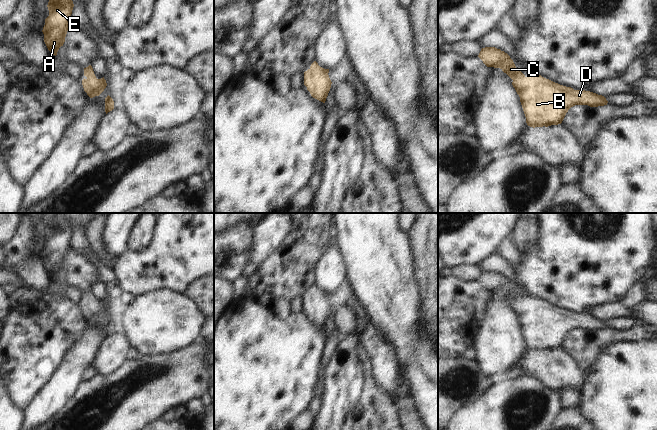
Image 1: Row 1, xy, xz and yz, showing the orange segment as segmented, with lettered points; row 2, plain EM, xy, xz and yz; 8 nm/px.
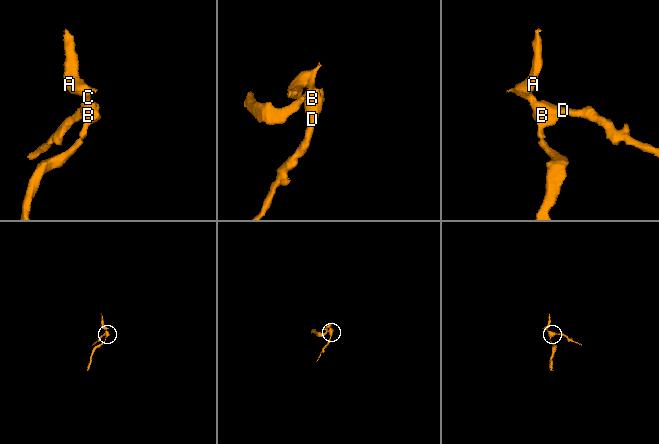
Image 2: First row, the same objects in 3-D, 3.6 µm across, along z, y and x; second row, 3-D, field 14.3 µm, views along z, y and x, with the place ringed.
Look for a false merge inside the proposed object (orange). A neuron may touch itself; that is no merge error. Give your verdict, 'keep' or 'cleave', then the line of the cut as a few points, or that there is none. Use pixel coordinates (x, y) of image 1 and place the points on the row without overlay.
keep; no cut

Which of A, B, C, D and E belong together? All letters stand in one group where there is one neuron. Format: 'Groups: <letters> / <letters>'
Groups: A B C D E.

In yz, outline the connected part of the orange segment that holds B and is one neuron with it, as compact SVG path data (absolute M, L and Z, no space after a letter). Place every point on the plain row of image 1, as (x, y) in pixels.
M495 271L482 272L478 281L487 291L500 292L513 304L512 309L520 321L526 347L530 351L548 351L561 348L568 334L575 329L598 331L608 327L602 319L585 314L574 314L571 311L566 311L546 303L541 299L526 301L516 292L513 284L507 277Z

